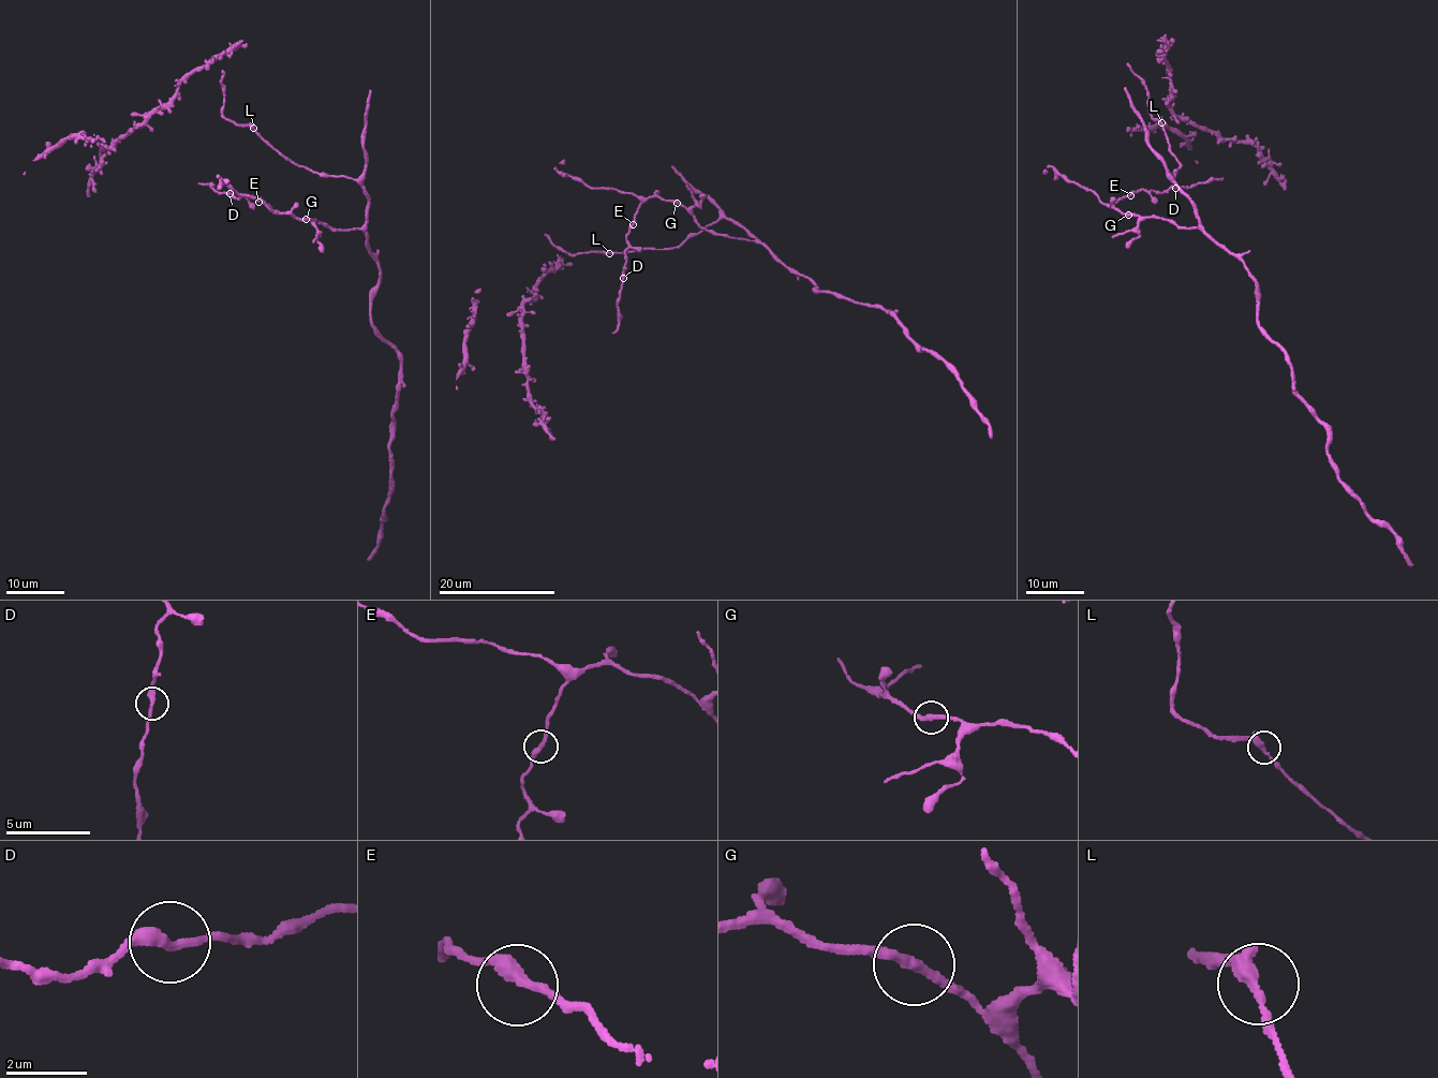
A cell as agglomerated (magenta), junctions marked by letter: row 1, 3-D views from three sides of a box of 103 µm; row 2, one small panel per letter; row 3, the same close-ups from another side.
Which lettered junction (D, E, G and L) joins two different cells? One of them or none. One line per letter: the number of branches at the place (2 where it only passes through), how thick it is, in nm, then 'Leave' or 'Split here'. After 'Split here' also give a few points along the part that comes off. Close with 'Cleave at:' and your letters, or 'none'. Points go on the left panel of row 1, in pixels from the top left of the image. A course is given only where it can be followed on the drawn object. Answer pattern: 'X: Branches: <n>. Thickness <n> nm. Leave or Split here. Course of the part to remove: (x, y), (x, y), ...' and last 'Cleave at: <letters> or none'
D: Branches: 2. Thickness 280 nm. Leave
E: Branches: 2. Thickness 280 nm. Leave
G: Branches: 2. Thickness 280 nm. Leave
L: Branches: 2. Thickness 300 nm. Leave
Cleave at: none

